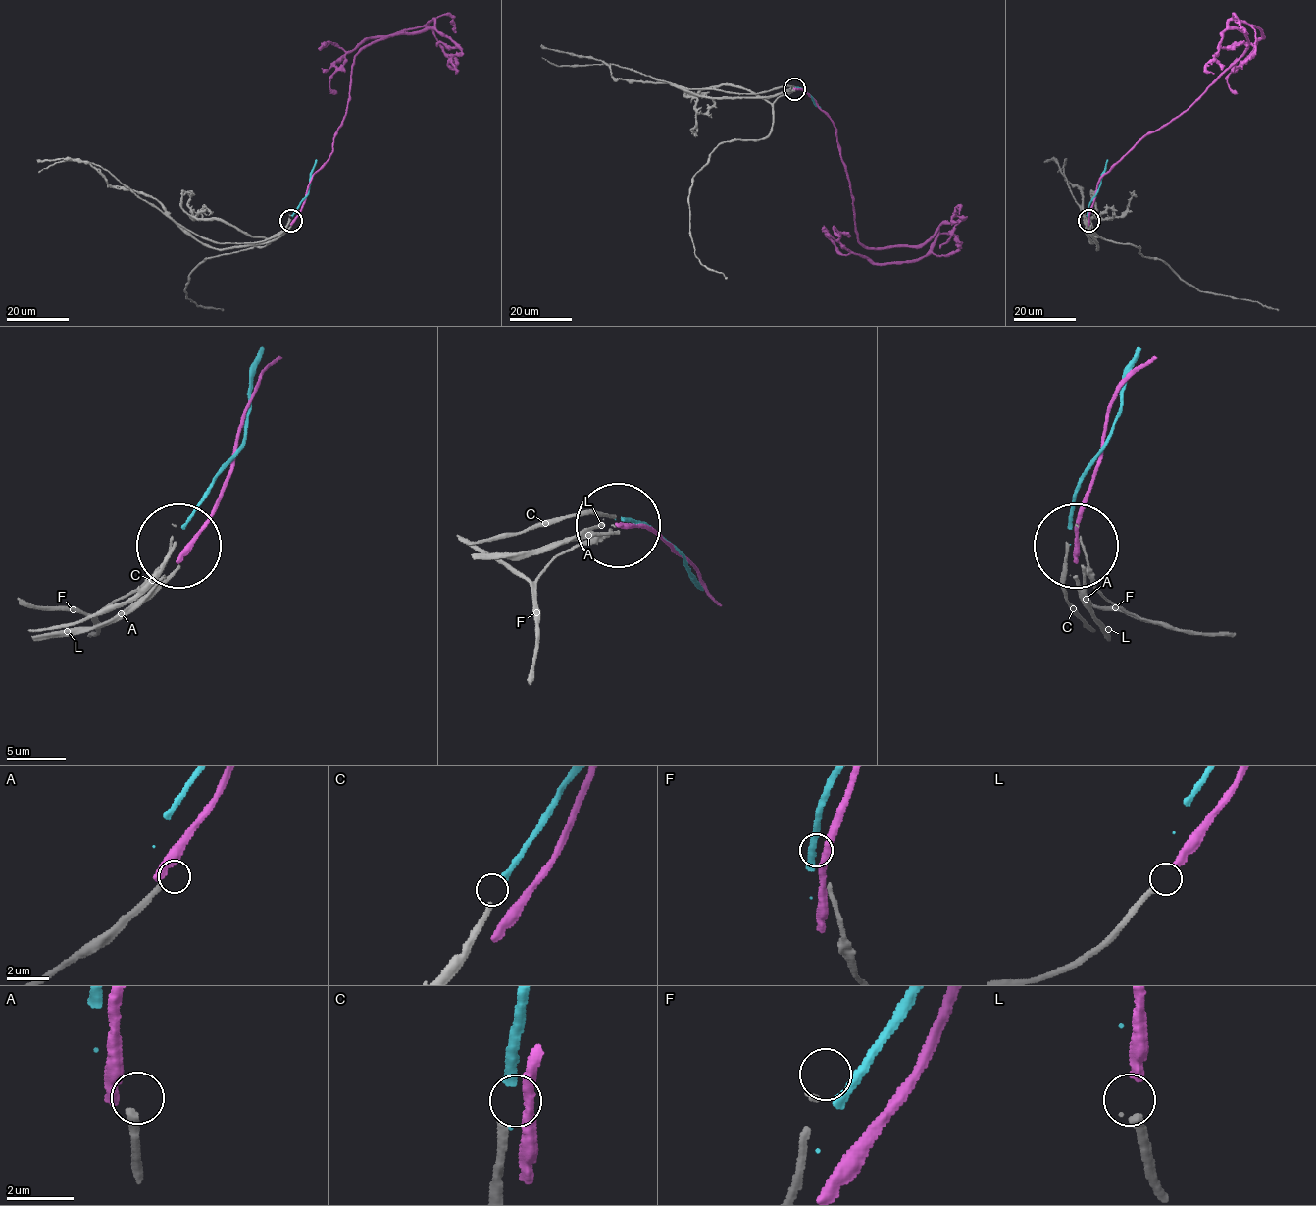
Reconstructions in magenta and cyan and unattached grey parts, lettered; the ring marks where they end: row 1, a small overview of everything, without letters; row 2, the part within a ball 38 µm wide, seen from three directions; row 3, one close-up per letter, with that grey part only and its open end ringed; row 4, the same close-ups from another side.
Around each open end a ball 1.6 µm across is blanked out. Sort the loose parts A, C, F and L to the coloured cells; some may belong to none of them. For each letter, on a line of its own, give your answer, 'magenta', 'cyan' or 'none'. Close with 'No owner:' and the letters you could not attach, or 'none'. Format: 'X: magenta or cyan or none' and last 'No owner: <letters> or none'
A: none
C: cyan
F: none
L: magenta
No owner: A, F

